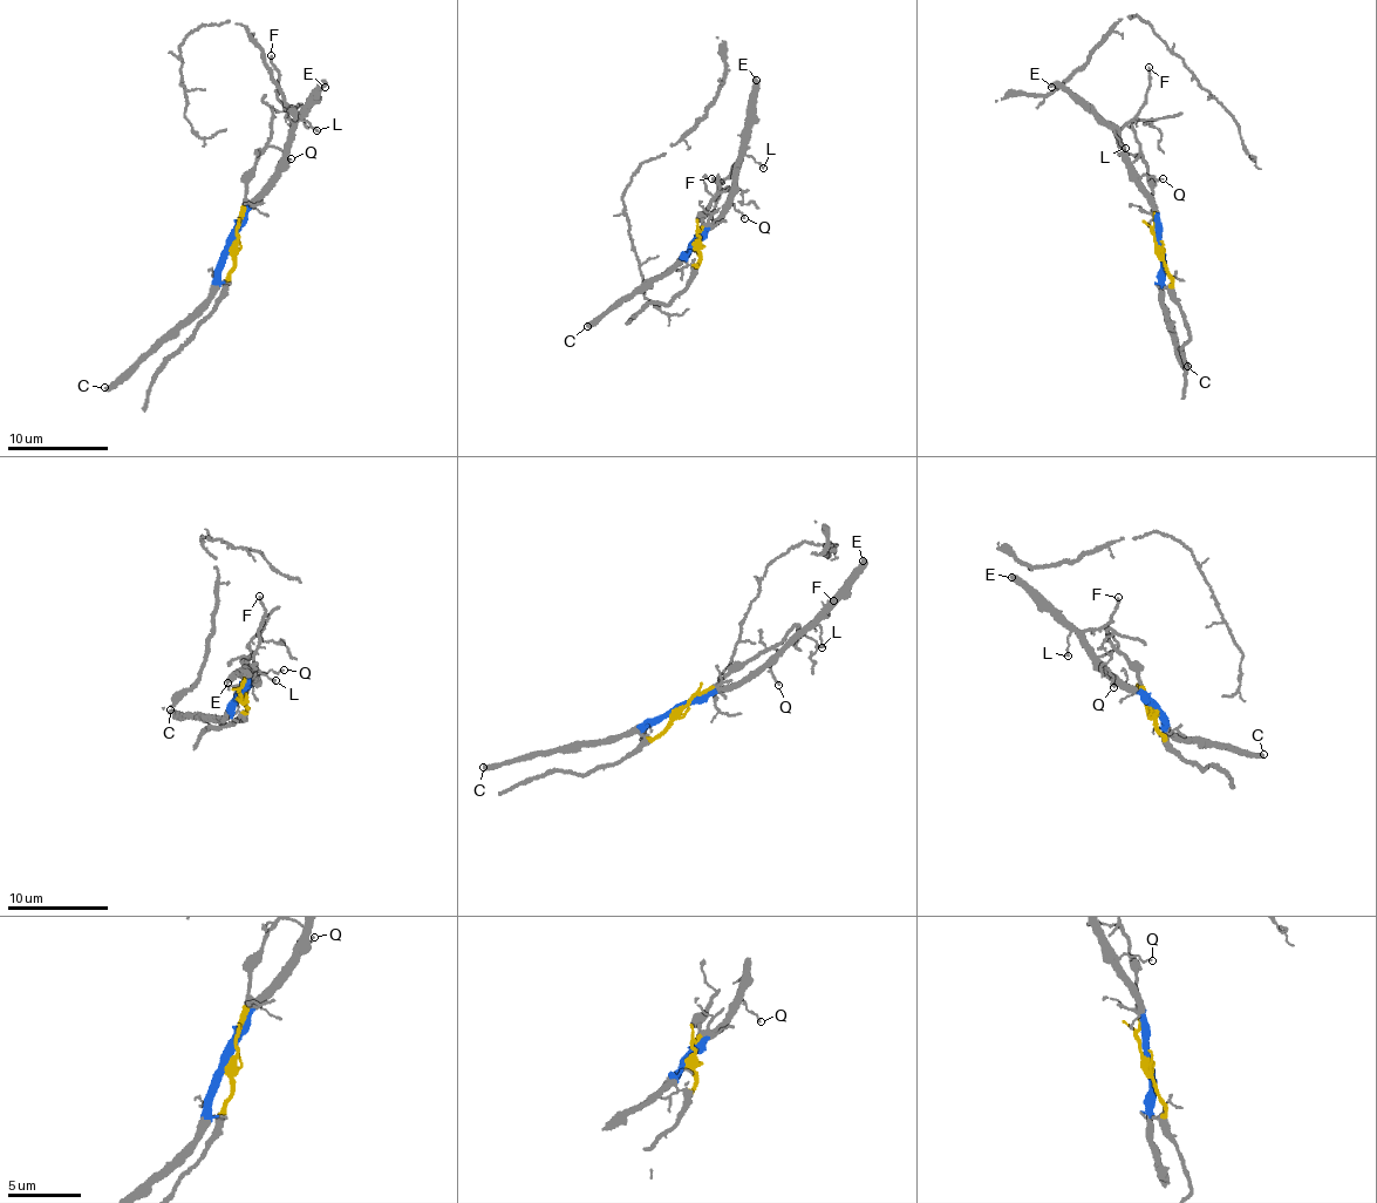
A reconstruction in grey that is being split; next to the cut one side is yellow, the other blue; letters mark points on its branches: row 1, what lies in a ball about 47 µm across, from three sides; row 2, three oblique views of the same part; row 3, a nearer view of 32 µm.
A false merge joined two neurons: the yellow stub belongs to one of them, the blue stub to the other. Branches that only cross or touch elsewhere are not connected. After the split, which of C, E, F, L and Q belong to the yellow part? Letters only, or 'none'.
none

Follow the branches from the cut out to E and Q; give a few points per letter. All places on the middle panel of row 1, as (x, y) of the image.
E: (694, 245), (692, 240), (709, 228), (728, 198), (757, 79)
Q: (694, 245), (692, 240), (709, 228), (728, 198), (744, 218)

